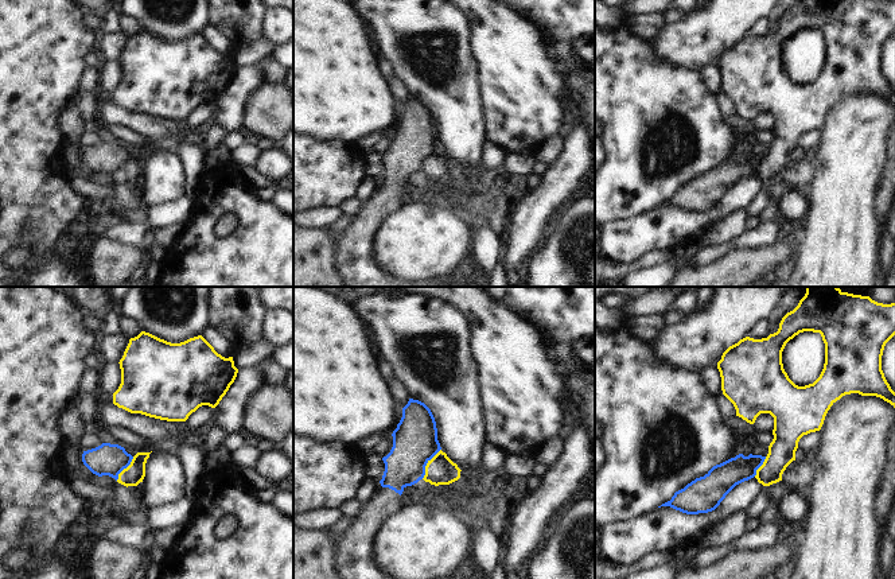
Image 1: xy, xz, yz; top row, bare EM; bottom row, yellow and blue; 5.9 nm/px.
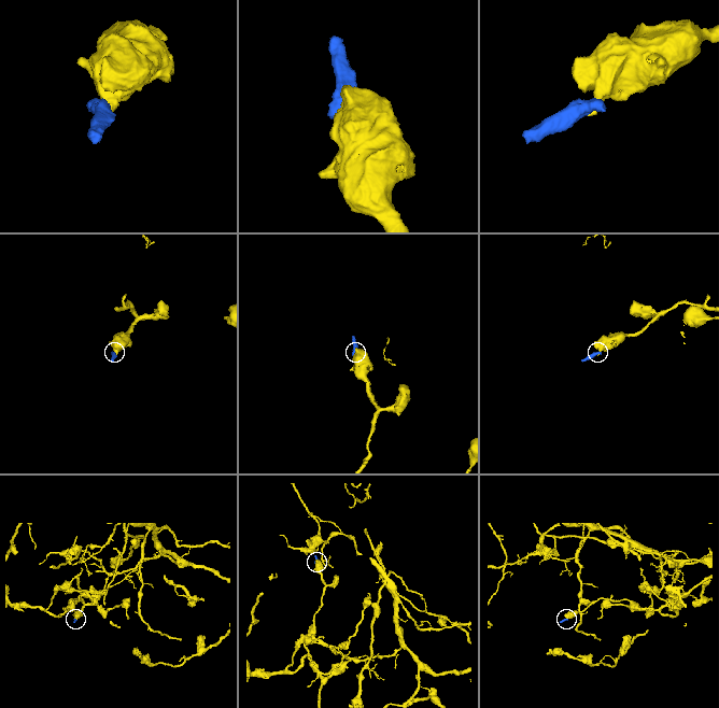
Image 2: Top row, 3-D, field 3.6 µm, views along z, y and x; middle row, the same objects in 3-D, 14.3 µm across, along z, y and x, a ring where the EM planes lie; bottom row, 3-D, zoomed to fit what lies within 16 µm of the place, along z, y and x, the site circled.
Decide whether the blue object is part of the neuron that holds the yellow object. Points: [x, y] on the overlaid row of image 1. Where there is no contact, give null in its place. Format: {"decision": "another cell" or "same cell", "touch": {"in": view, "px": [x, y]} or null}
{"decision": "another cell", "touch": {"in": "xz", "px": [427, 463]}}

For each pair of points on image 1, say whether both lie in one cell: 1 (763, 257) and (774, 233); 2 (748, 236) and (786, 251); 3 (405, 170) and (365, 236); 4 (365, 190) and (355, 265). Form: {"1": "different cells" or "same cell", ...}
{"1": "different cells", "2": "different cells", "3": "same cell", "4": "different cells"}

